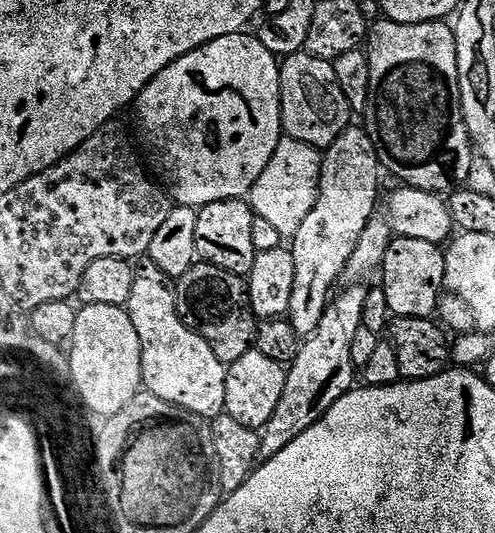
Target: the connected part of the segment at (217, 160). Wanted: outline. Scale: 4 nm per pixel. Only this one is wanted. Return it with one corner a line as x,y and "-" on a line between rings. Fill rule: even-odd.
247,31
235,32
229,36
218,38
214,42
203,44
202,47
195,48
190,54
176,59
143,88
134,102
134,109
136,108
139,118
144,120
148,127
153,128
155,134
164,142
164,148
176,174
177,190
176,192
174,190
174,198
181,207
201,208
209,205
210,202
243,199
258,183
260,175
266,170
267,164
282,137
282,131
280,131
280,122
282,122
281,97
279,90
276,89
275,79
277,67
272,64
274,51
271,47
267,48
258,37
248,35

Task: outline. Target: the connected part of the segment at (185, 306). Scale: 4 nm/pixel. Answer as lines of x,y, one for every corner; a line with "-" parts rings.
196,262
175,281
177,308
176,312
182,317
185,326
192,328
218,354
225,365
233,364
242,354
253,351
257,339
258,322
252,313
252,296
248,293
248,284
239,272
227,272
218,266
207,262

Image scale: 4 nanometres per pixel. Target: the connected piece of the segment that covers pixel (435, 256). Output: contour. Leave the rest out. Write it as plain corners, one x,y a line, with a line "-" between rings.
401,236
382,252
384,272
384,300
396,316
431,317
437,311
442,289
445,287
444,266
446,252
439,244
431,244
418,238

